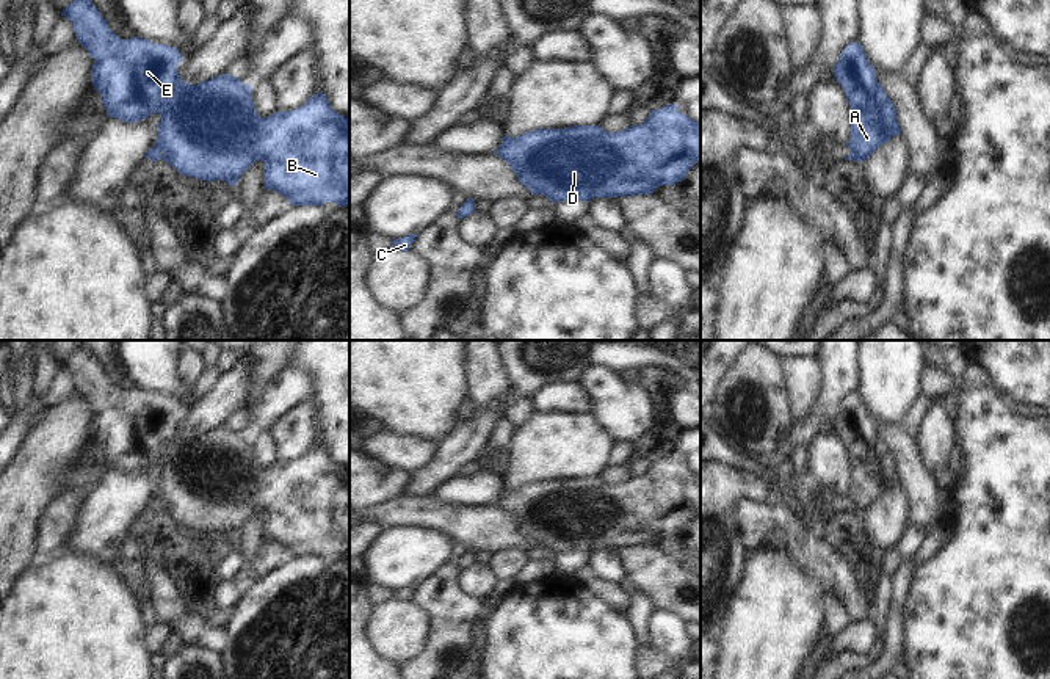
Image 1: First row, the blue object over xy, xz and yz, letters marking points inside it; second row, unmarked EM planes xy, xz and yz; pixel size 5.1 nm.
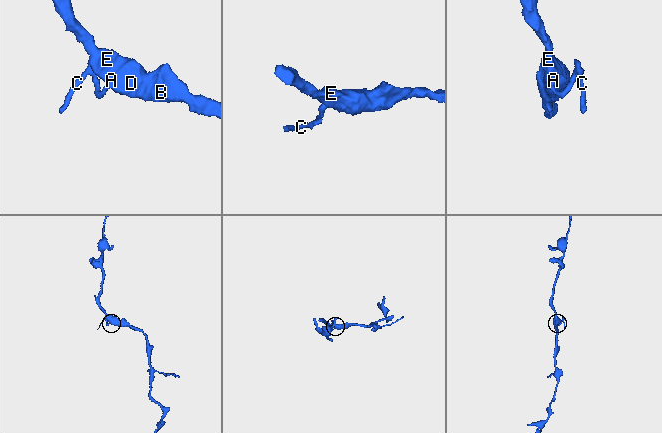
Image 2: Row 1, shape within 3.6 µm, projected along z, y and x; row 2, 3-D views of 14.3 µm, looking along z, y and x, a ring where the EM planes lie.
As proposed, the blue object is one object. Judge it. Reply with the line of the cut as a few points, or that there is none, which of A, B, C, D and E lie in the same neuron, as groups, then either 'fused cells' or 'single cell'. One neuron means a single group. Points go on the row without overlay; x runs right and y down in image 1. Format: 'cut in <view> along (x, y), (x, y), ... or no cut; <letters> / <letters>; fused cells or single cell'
cut in xy along (155, 496), (162, 502); A B D E / C; fused cells

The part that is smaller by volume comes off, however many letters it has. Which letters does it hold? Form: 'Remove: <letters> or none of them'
Remove: C.

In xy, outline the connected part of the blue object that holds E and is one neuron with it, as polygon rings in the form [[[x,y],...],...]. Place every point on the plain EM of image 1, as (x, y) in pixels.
[[[80,345],[61,367],[72,373],[75,390],[94,409],[91,430],[107,467],[139,474],[158,464],[155,497],[163,503],[161,510],[182,527],[207,535],[224,532],[235,538],[238,528],[262,511],[263,539],[284,546],[291,557],[349,557],[349,470],[334,463],[323,444],[310,447],[296,461],[260,469],[251,436],[230,425],[197,436],[183,433],[177,423],[183,406],[176,398],[138,387],[121,390],[86,347]]]

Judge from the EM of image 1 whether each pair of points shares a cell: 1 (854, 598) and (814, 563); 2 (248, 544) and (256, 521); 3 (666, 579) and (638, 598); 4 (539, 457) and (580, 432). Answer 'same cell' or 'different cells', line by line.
1: same cell
2: same cell
3: different cells
4: same cell

